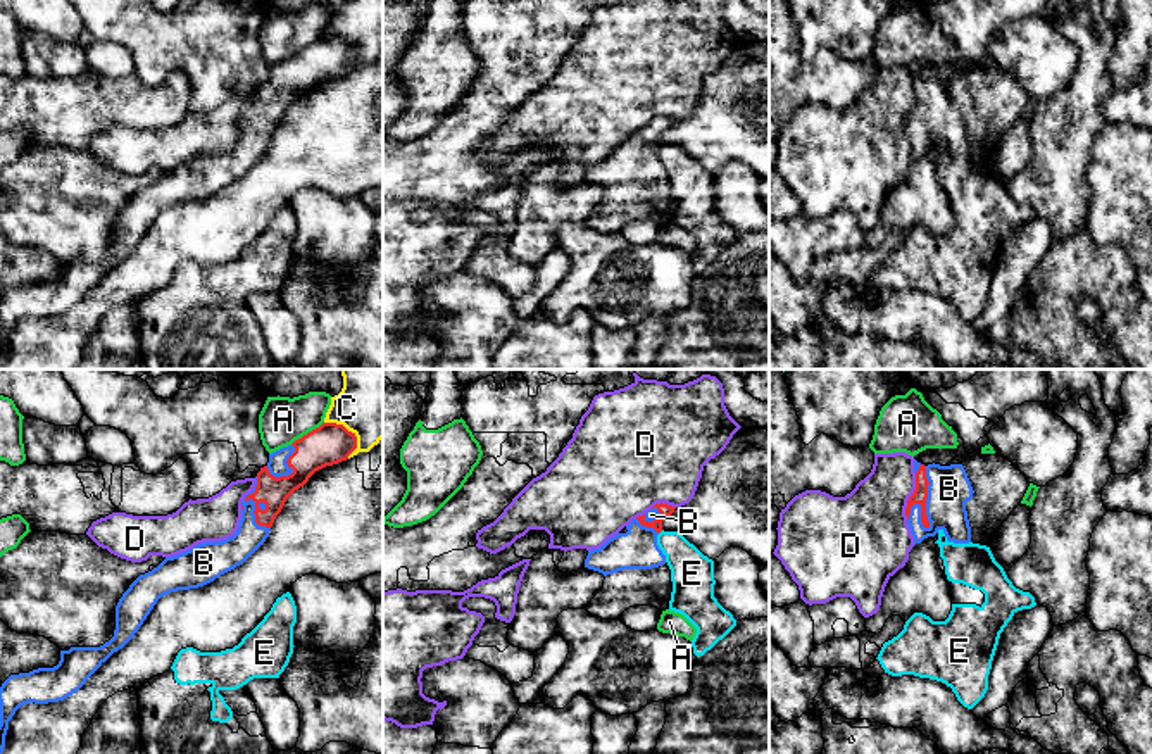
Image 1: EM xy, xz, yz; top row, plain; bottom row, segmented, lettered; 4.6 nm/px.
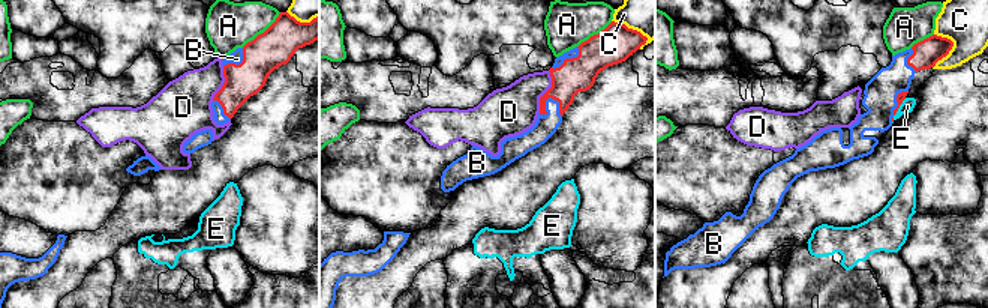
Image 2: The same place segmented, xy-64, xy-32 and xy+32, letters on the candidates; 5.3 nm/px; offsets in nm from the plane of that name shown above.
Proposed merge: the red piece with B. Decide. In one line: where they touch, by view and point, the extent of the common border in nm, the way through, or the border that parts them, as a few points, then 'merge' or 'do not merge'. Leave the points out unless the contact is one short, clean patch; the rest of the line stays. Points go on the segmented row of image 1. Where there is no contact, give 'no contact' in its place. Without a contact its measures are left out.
contact yz (926, 497); length 300 nm; merge

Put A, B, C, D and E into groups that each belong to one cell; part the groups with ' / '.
A / B / C E / D

